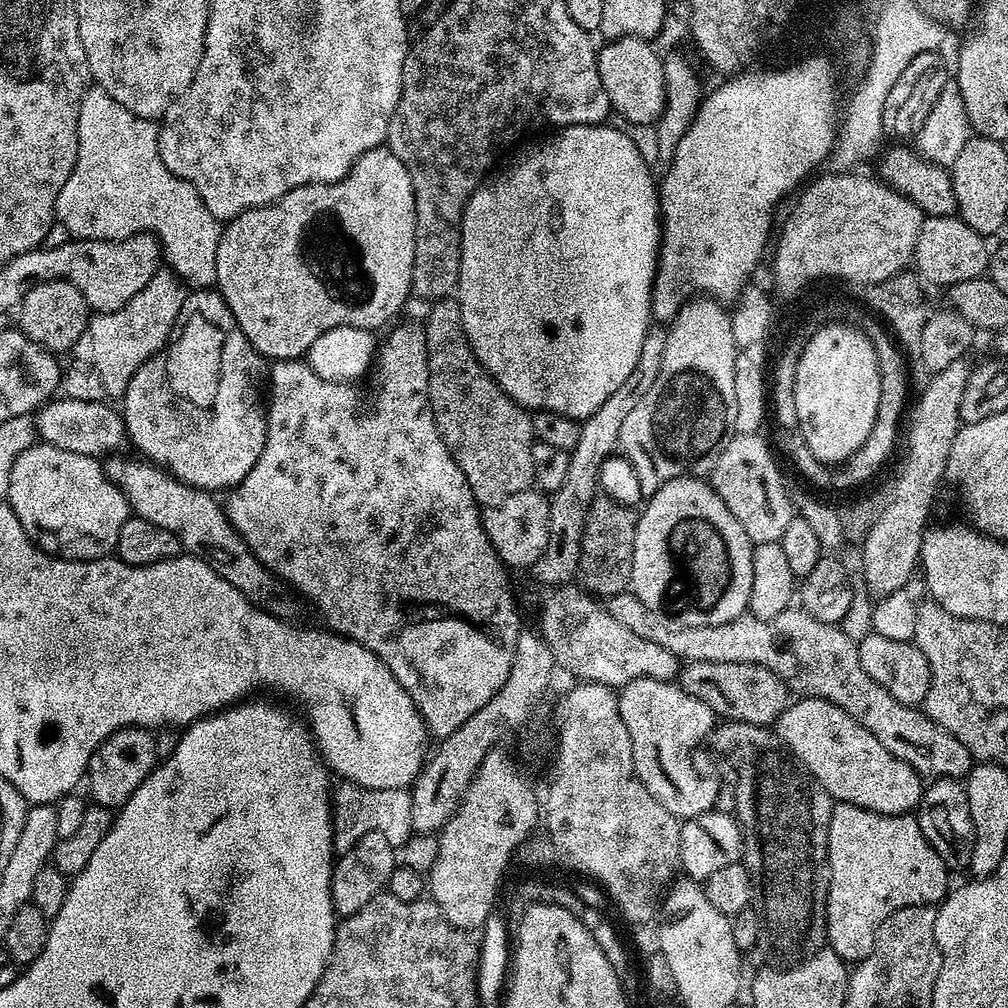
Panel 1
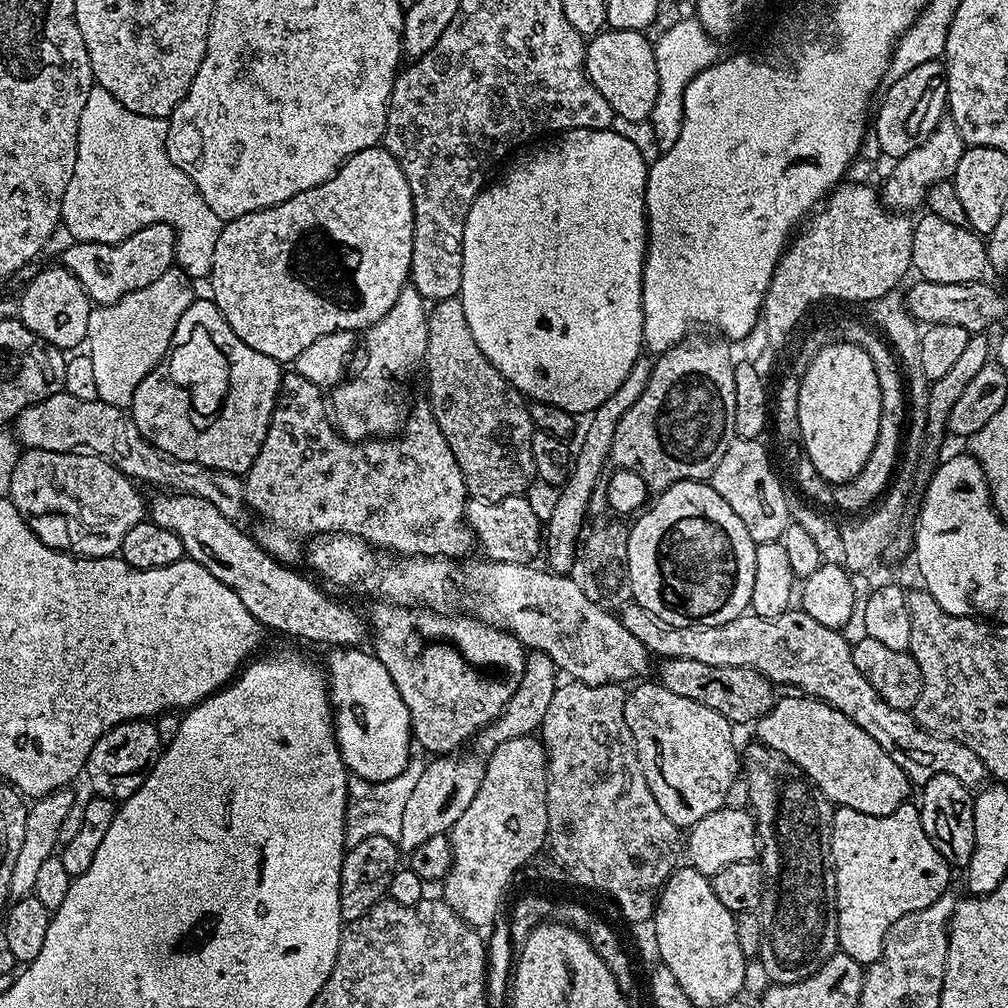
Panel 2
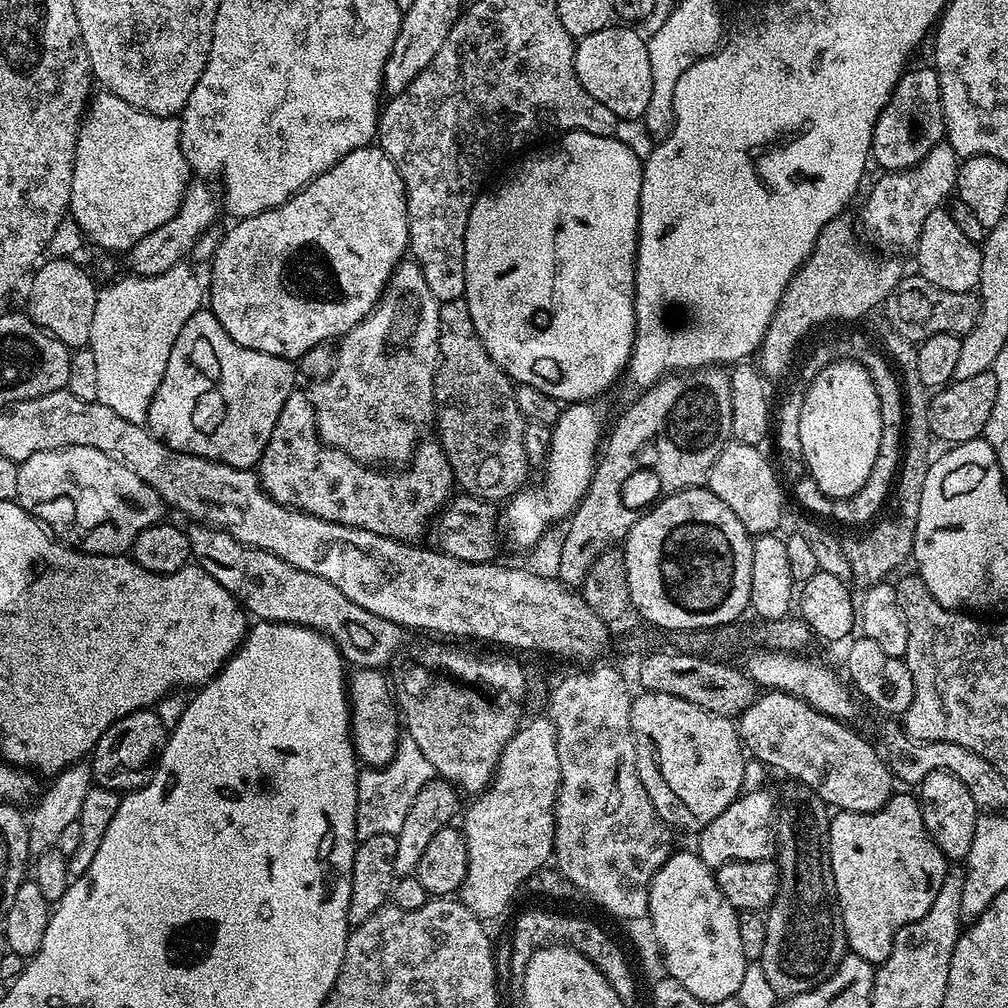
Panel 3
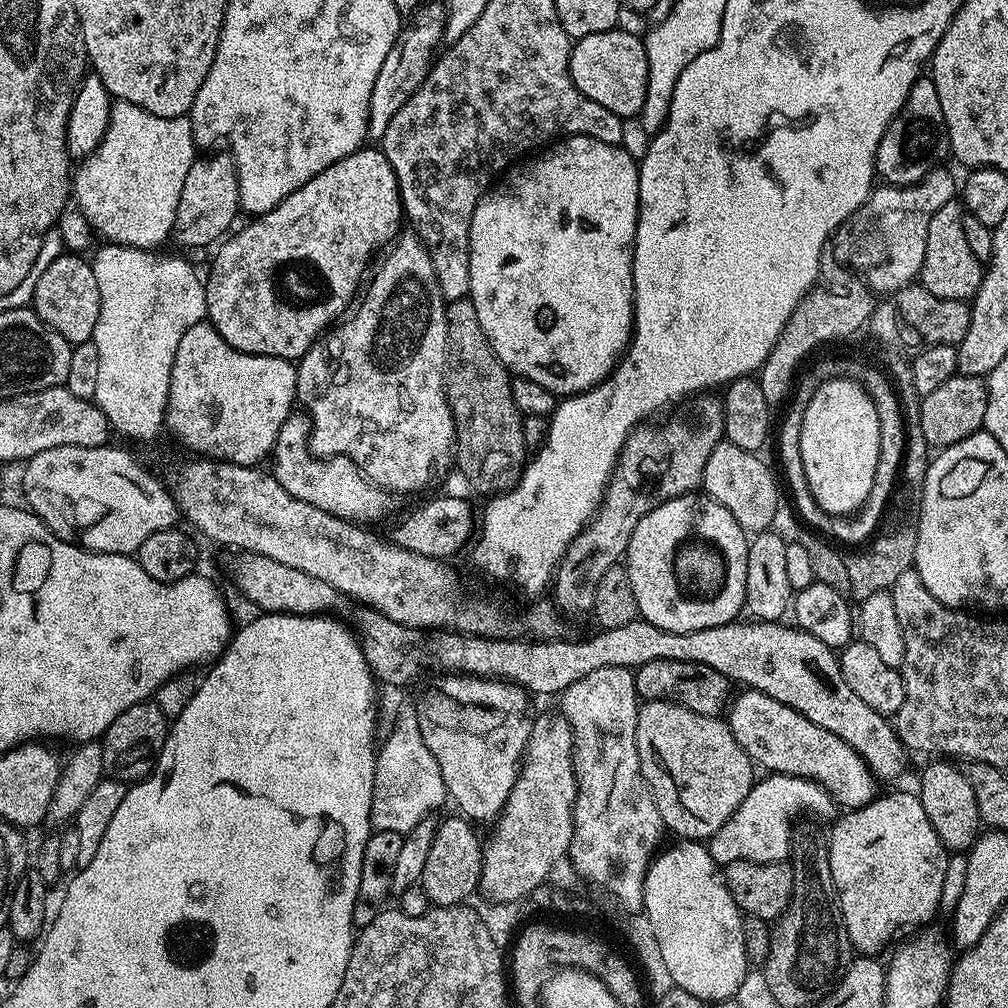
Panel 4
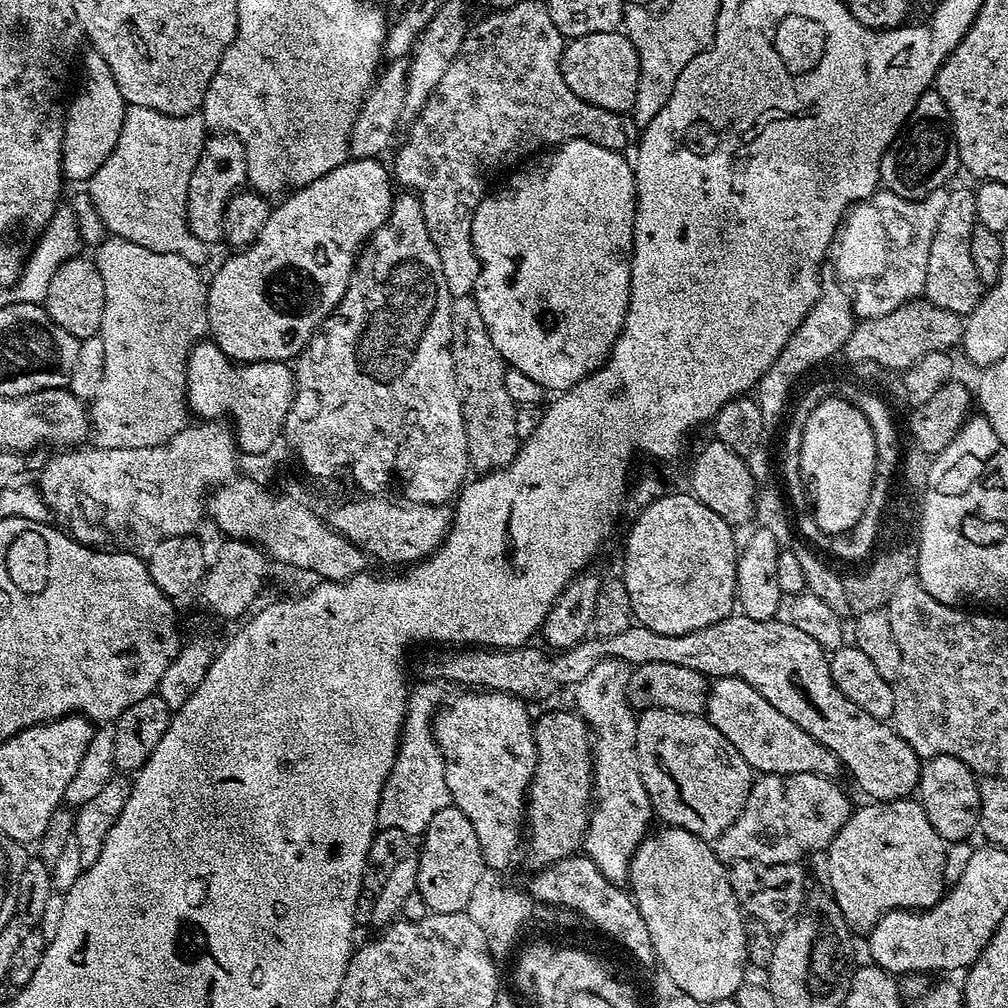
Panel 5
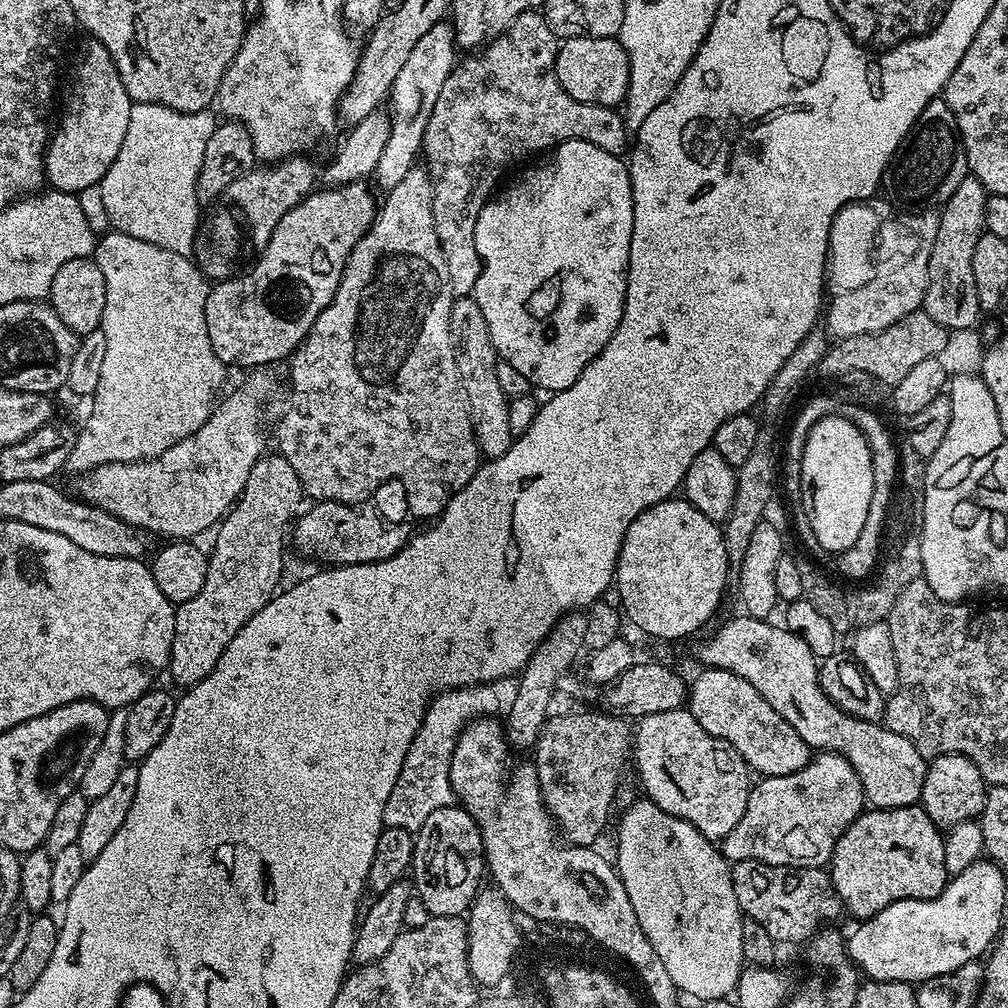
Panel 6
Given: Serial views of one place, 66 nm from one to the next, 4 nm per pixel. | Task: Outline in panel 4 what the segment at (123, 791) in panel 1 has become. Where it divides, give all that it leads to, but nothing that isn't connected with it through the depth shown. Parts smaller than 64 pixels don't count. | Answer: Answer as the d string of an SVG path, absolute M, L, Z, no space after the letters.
M145 702L130 706L118 718L114 718L111 726L104 731L102 737L102 762L105 777L120 780L125 786L131 786L138 780L145 780L156 764L162 746L168 737L170 720L162 714L162 710L154 702Z

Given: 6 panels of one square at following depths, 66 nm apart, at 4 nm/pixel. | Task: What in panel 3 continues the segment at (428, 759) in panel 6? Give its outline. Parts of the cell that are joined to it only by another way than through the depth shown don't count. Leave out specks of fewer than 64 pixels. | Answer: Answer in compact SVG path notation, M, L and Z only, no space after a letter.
M404 738L399 741L396 756L383 768L369 767L361 771L358 780L358 806L356 807L356 835L360 840L374 838L378 834L396 837L406 822L406 814L414 806L414 798L434 778L430 761L418 750L418 742Z

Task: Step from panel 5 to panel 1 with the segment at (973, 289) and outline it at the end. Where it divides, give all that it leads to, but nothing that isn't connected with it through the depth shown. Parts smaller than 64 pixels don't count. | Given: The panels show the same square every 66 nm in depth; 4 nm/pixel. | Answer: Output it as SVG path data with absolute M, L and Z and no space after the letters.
M959 215L955 216L928 216L922 222L922 228L918 233L918 240L914 255L915 271L918 273L921 281L929 280L932 284L944 284L951 286L958 282L966 282L970 278L984 276L988 271L988 261L990 259L990 248L987 248L985 237L980 236L966 222L960 219Z

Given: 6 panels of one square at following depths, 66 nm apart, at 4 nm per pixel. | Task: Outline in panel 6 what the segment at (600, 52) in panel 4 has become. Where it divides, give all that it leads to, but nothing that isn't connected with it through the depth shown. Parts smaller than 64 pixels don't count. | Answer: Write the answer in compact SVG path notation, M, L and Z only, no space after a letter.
M569 36L561 43L560 49L556 52L556 77L562 90L566 90L566 94L570 94L570 98L583 104L597 104L599 108L616 108L623 105L628 98L630 62L619 39Z

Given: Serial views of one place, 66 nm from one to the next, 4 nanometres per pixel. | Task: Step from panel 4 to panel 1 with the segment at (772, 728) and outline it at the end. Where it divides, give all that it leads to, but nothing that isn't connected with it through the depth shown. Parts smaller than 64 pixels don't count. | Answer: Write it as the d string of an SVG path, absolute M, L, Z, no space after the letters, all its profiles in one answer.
M800 698L789 703L776 721L774 731L788 751L804 765L804 769L831 794L833 801L853 804L887 816L902 816L919 809L920 798L926 787L920 773L902 762L902 758L894 758L894 754L890 754L890 750L886 750L886 746L882 746L882 742L878 742L870 730L866 730L853 716L846 714L846 710L834 706L830 701Z

